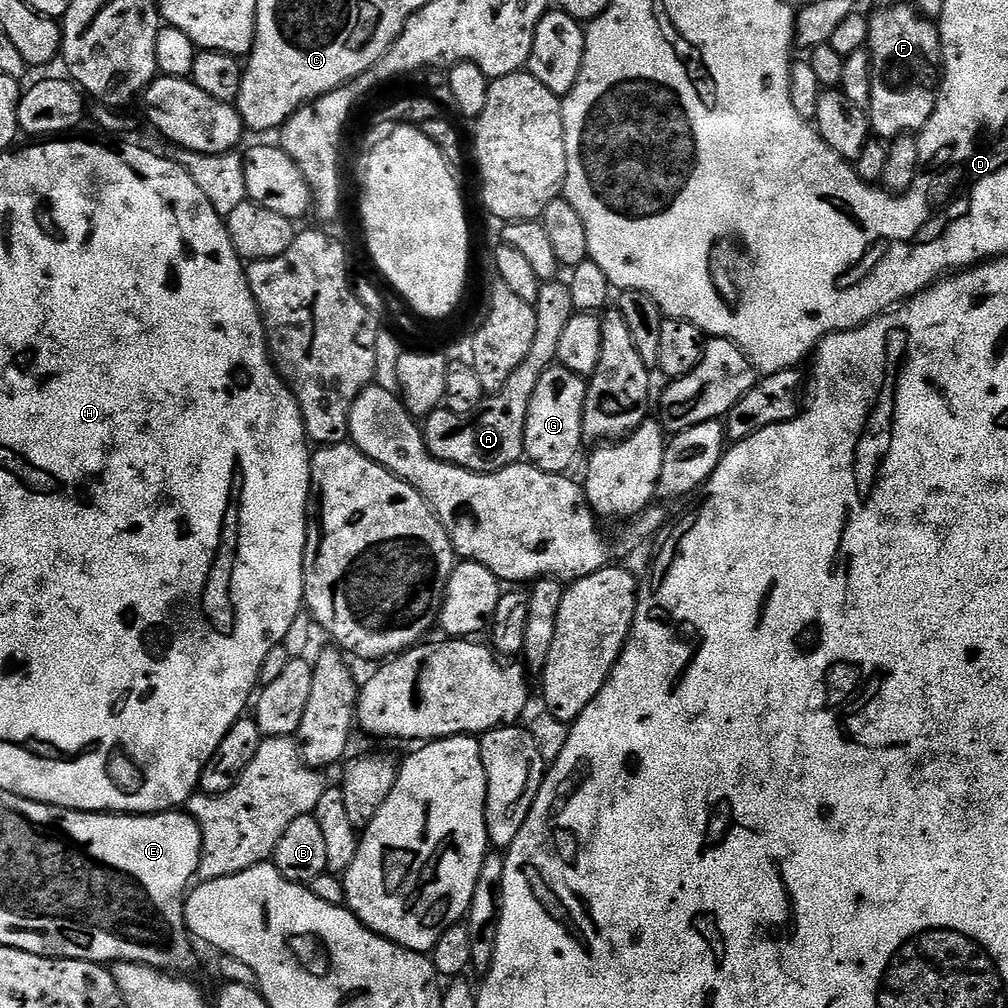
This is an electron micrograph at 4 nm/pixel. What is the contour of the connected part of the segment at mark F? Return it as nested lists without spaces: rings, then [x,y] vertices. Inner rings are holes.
[[[911,3],[888,4],[868,16],[870,34],[866,45],[872,56],[872,93],[867,114],[870,128],[879,139],[885,142],[897,140],[900,136],[920,134],[925,131],[936,109],[936,98],[940,90],[944,51],[940,41],[940,29],[928,20]]]

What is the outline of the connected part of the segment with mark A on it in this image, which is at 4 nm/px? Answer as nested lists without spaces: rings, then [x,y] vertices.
[[[559,279],[541,283],[535,306],[538,314],[538,334],[534,334],[534,347],[526,357],[526,362],[522,362],[522,366],[518,366],[518,370],[510,374],[506,386],[485,395],[478,410],[470,414],[459,416],[449,408],[441,406],[423,421],[424,441],[434,458],[471,472],[497,472],[525,459],[524,435],[530,397],[538,387],[538,378],[542,378],[542,374],[546,374],[546,370],[556,364],[560,335],[566,322],[570,322],[576,312],[574,298],[570,298],[567,283]]]

